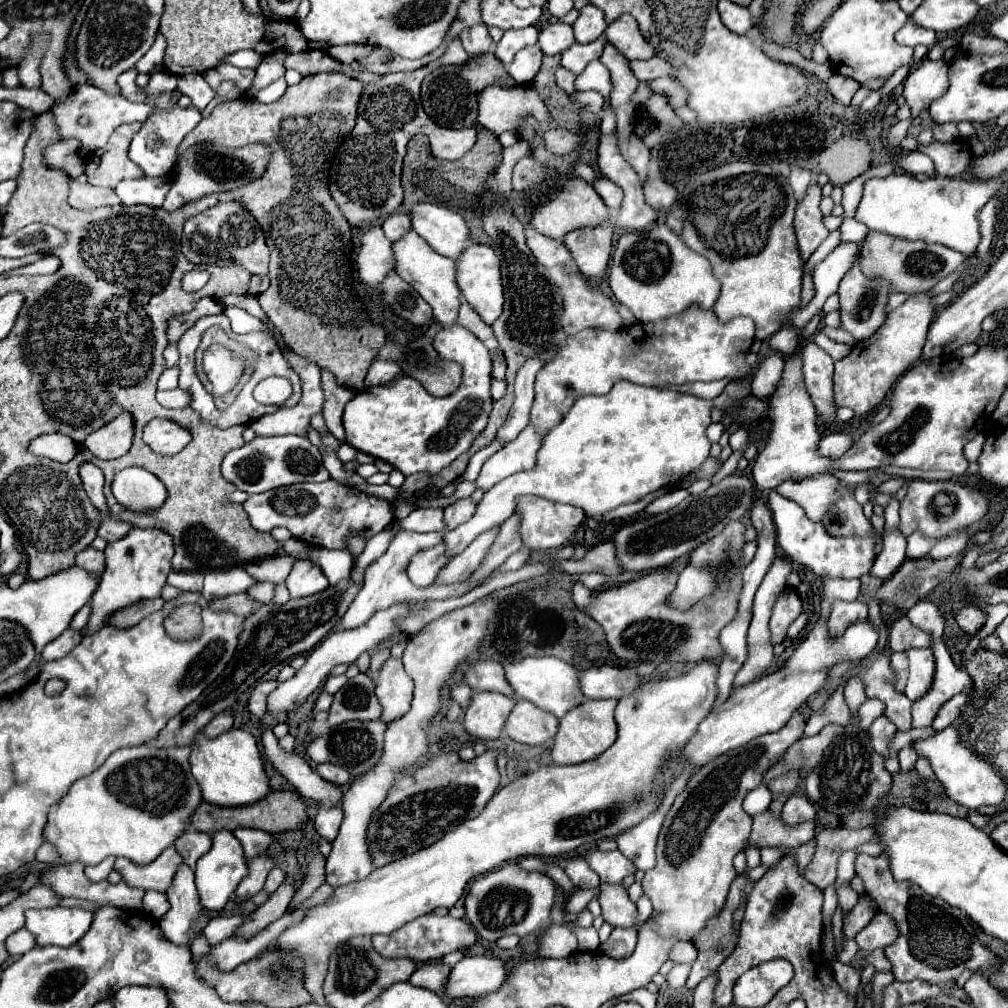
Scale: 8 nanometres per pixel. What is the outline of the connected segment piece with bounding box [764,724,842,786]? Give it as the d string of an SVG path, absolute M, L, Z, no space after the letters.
M828 724L820 734L812 737L803 737L794 742L792 746L784 754L784 762L772 766L766 776L764 776L764 786L768 786L768 782L772 782L776 776L782 776L788 768L802 768L812 770L818 764L818 758L822 758L824 748L832 742L834 734L838 734L842 726L834 726Z

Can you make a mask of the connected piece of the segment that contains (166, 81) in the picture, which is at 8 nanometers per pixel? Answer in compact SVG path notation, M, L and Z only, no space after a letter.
M156 72L150 78L150 84L146 86L148 94L158 94L164 90L174 90L176 88L176 76L170 72Z

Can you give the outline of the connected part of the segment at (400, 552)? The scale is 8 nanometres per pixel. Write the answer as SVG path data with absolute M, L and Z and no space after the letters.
M400 532L390 548L366 568L366 576L364 576L364 586L358 592L358 596L354 598L354 602L350 604L350 608L346 610L346 614L342 616L342 628L354 628L360 626L362 622L366 622L370 618L370 614L388 608L392 604L404 602L404 600L438 600L438 598L450 598L450 592L438 592L438 590L420 590L414 588L414 584L408 580L406 576L406 566L412 554L416 554L418 550L426 550L432 548L436 544L442 542L442 532L428 532L428 534L418 534L418 532Z

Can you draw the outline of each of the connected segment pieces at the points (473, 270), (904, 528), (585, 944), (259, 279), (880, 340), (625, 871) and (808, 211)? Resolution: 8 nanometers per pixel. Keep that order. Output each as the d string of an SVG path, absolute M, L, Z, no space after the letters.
M470 244L460 254L456 260L456 284L466 302L484 318L486 324L492 324L502 314L504 288L500 280L500 260L488 244Z
M912 480L910 490L900 502L900 523L898 530L904 536L910 536L912 532L922 532L930 538L940 538L952 530L964 528L968 524L978 522L988 512L988 500L972 488L960 486L954 480Z
M576 926L574 934L578 938L578 950L582 950L582 952L596 952L598 950L600 942L598 942L598 932L594 928Z
M252 275L248 294L259 295L267 290L270 285L270 279L268 276Z
M918 294L906 300L902 306L888 314L886 324L874 332L868 340L856 342L852 352L836 362L834 370L834 398L838 406L848 406L854 410L856 416L864 416L872 408L876 408L890 386L908 370L912 368L918 358L922 356L922 346L926 340L928 324L934 316L934 306L926 294Z
M594 850L586 856L586 862L600 876L602 884L620 884L626 876L632 876L636 872L634 864L618 850L614 852Z
M810 184L804 200L796 208L794 230L798 238L798 250L804 262L828 238L828 230L824 226L824 214L820 212L820 198L822 198L820 186Z

